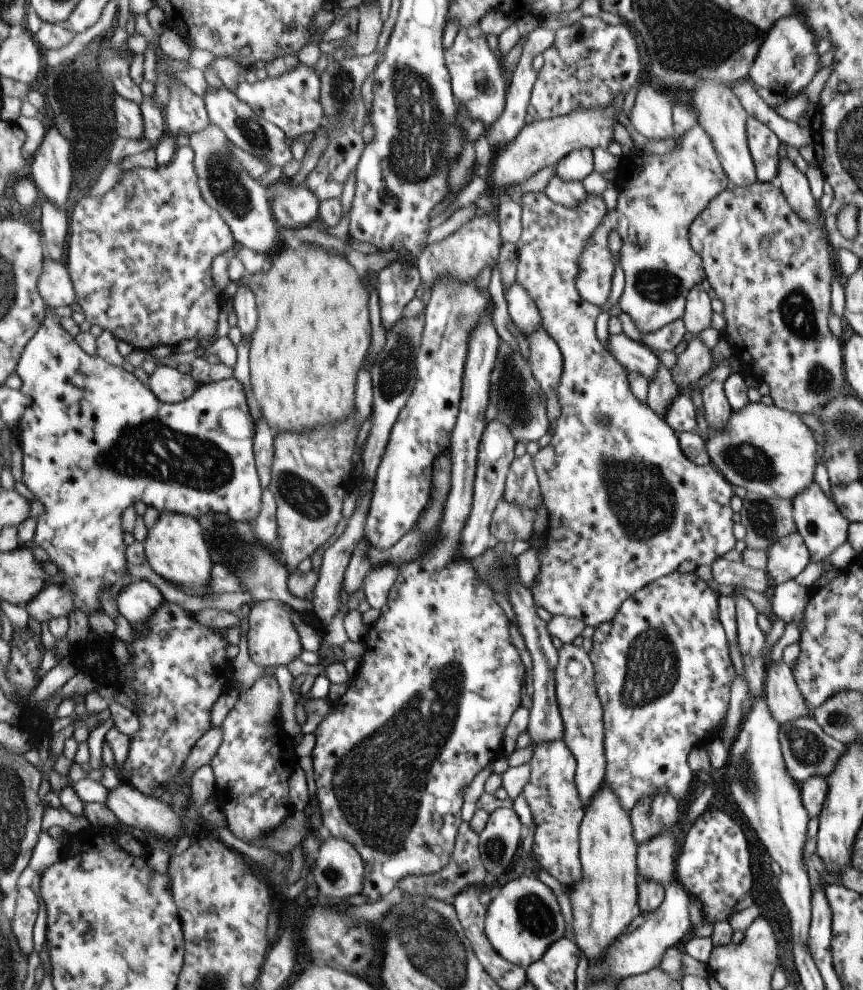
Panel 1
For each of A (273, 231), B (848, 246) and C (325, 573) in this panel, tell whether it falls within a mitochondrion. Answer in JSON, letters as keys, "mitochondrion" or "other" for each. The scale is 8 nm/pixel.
{"A":"other","B":"other","C":"other"}

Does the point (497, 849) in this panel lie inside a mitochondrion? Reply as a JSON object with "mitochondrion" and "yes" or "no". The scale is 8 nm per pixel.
{"mitochondrion":"yes"}

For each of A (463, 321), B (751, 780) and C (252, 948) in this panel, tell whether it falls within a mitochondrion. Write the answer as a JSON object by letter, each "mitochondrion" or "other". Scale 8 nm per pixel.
{"A":"mitochondrion","B":"mitochondrion","C":"other"}

